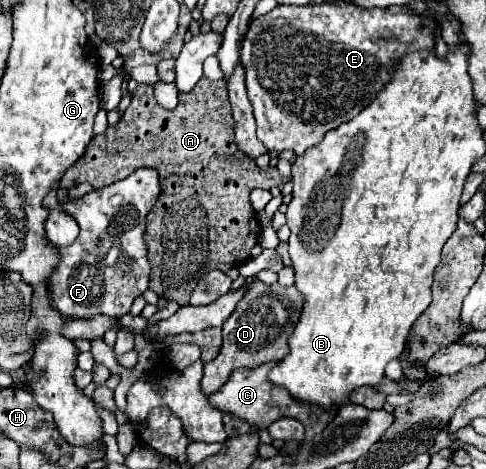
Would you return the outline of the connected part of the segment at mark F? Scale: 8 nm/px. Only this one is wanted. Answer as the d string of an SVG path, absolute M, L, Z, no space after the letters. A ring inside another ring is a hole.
M141 167L127 179L109 187L91 191L77 199L63 199L63 209L79 223L81 233L69 247L61 247L61 263L51 277L53 305L65 317L123 317L129 313L135 297L149 287L149 261L145 249L145 219L157 195L161 195L161 179L157 171ZM101 237L111 237L111 245L103 247Z

